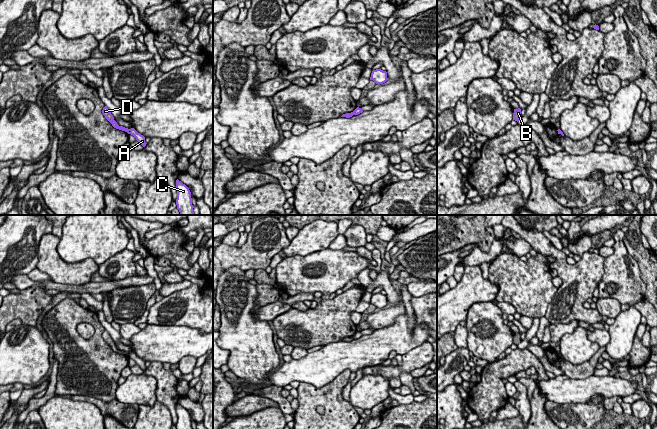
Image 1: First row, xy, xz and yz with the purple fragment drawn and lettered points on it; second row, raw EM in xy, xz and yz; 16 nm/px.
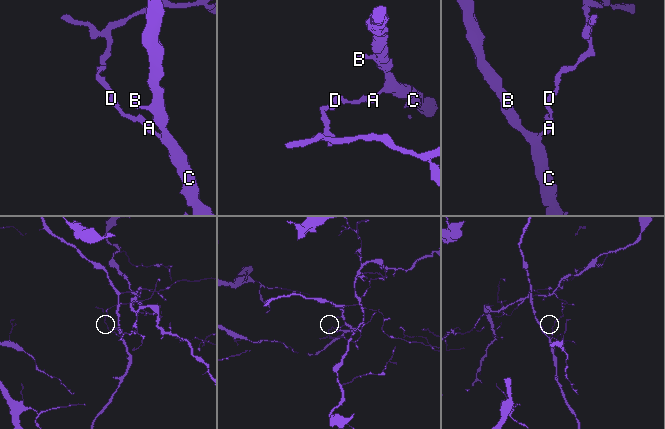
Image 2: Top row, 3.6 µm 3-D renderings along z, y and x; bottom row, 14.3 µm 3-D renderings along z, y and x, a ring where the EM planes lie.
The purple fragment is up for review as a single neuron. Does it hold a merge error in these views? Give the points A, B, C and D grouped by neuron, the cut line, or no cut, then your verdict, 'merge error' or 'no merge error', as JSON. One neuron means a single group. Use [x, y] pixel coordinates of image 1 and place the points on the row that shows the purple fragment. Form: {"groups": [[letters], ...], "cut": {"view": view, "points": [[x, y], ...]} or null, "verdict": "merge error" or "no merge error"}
{"groups": [["A", "B", "C"], ["D"]], "cut": {"view": "xy", "points": [[128, 129], [129, 133]]}, "verdict": "merge error"}

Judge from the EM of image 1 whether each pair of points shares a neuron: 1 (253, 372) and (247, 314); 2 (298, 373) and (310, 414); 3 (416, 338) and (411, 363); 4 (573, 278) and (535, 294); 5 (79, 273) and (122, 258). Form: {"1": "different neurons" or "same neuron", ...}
{"1": "same neuron", "2": "different neurons", "3": "different neurons", "4": "different neurons", "5": "different neurons"}

